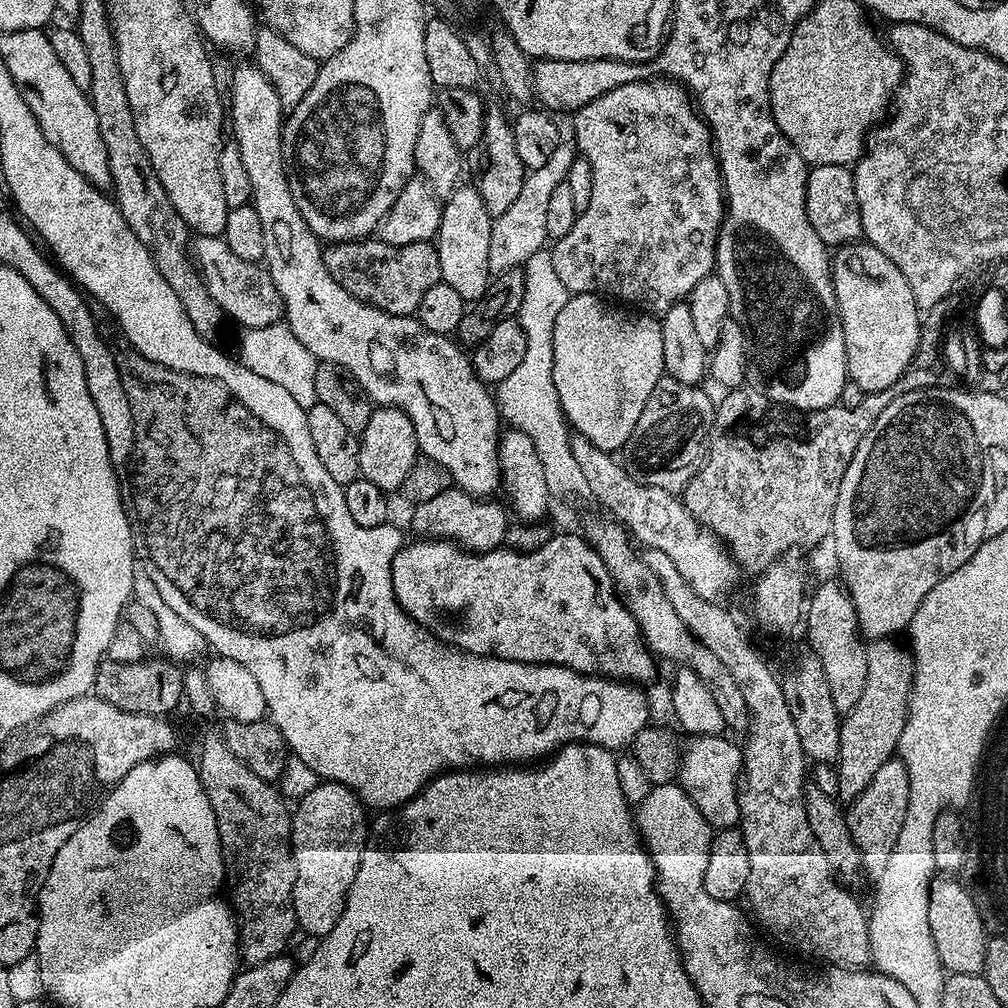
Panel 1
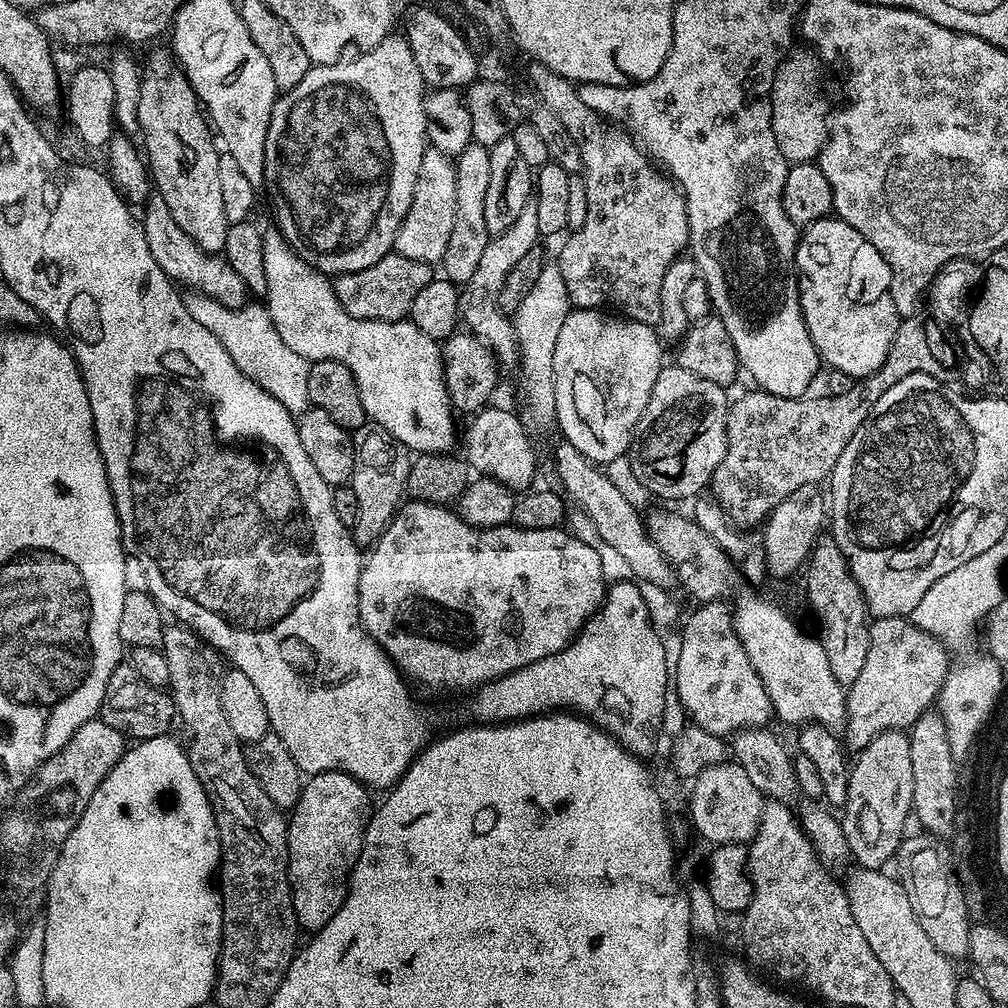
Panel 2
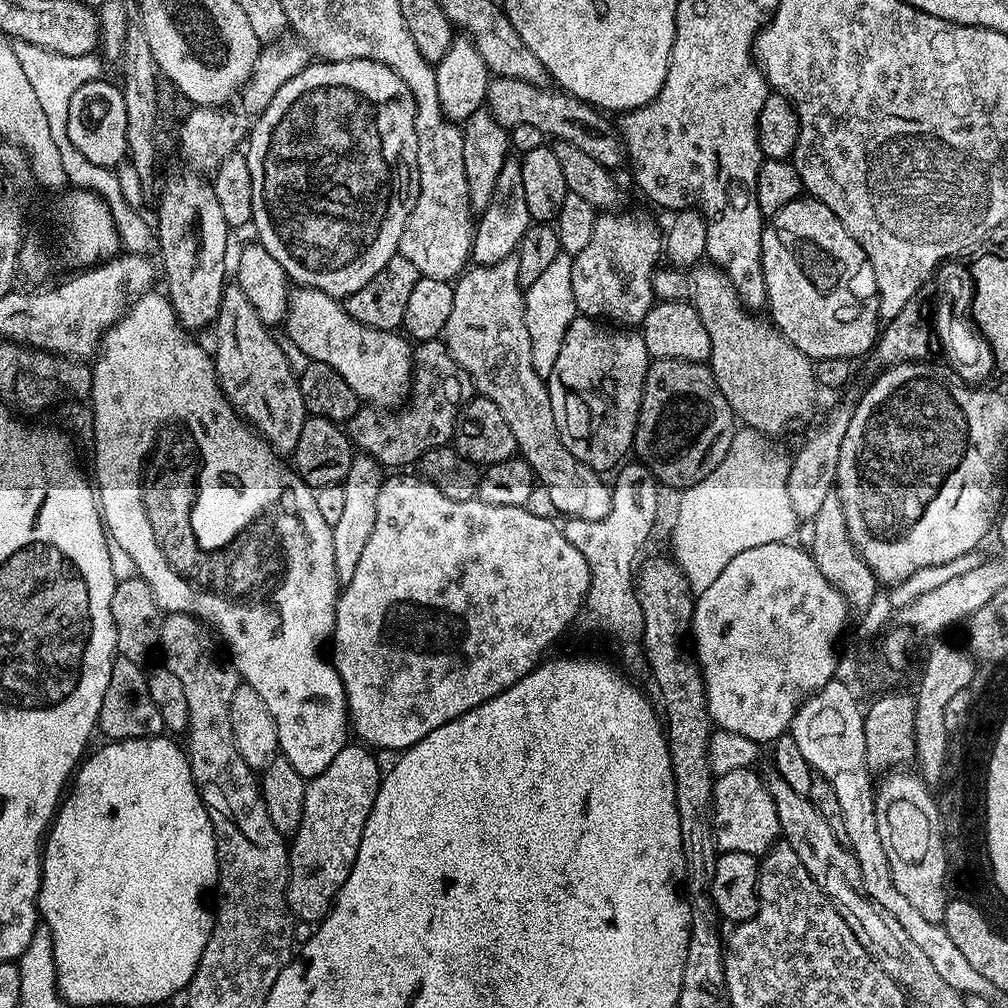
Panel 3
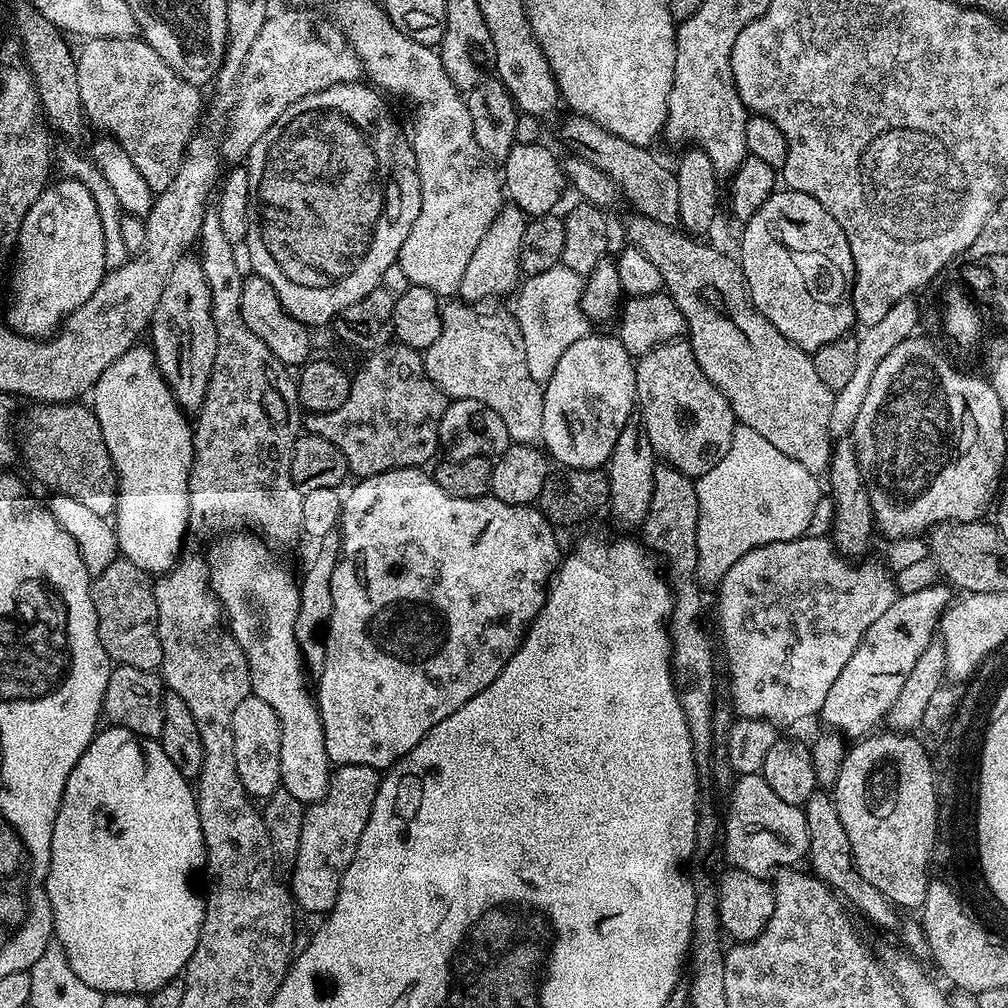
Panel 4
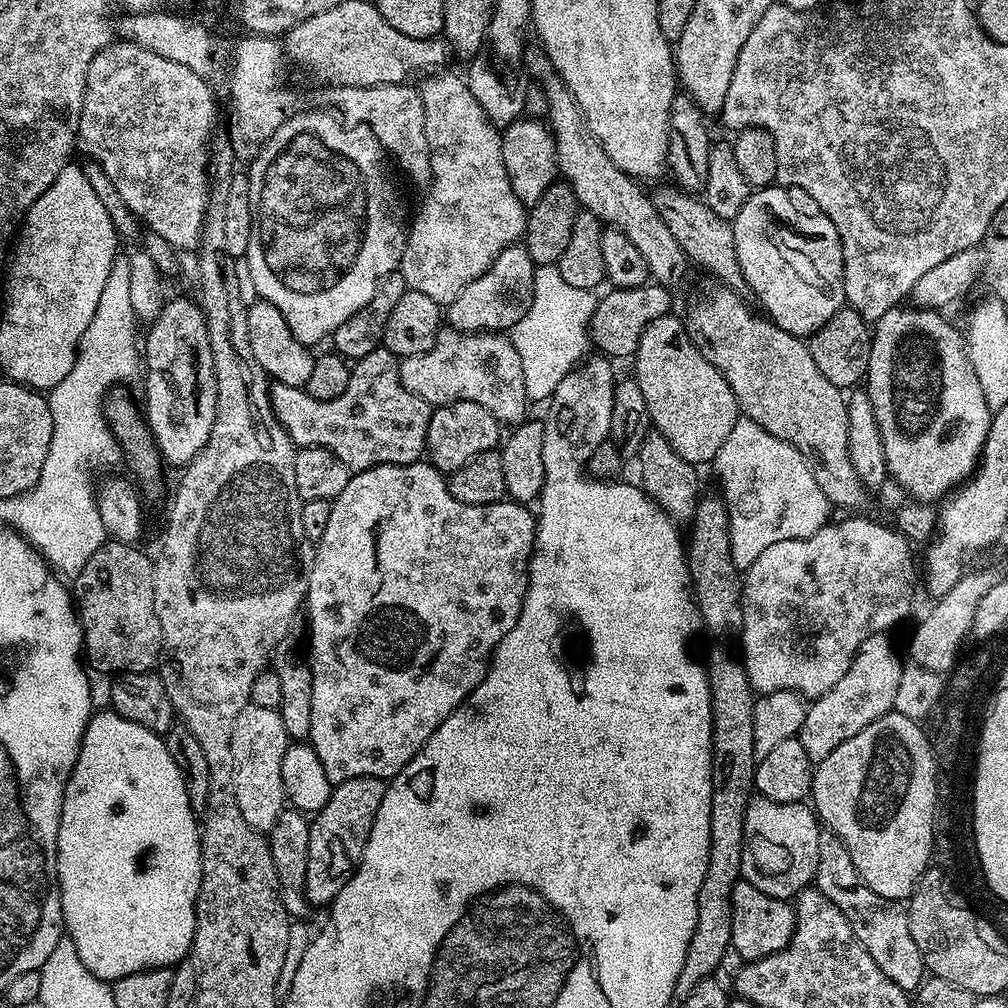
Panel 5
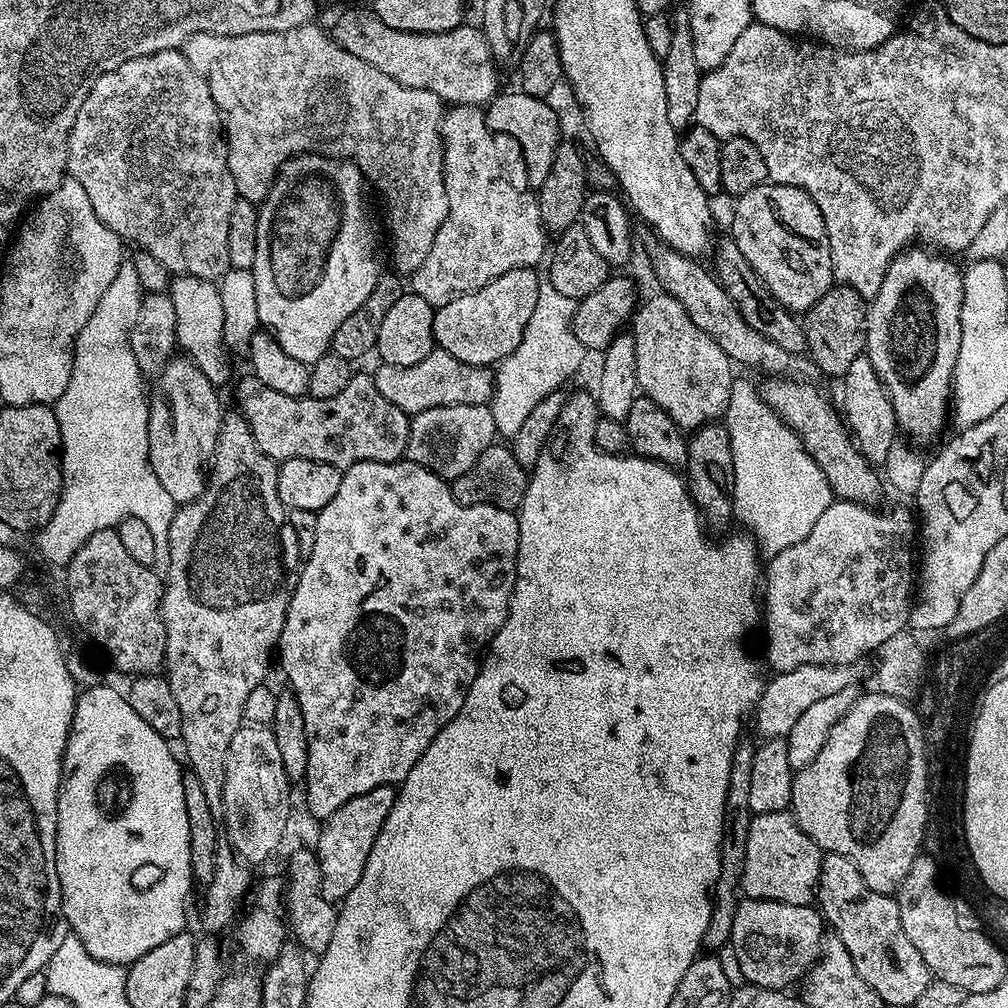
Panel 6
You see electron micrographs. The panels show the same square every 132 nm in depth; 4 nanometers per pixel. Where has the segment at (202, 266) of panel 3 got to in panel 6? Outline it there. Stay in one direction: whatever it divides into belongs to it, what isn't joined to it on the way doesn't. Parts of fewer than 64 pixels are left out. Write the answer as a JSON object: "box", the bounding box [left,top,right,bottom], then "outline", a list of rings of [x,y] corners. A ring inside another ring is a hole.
{"box":[148,358,220,506],"outline":[[[174,358],[155,377],[156,389],[151,389],[148,401],[148,461],[158,478],[162,482],[170,498],[174,498],[177,506],[197,500],[202,494],[206,483],[206,468],[216,449],[218,434],[220,433],[220,400],[216,397],[218,388],[207,380],[202,370],[189,358]]]}

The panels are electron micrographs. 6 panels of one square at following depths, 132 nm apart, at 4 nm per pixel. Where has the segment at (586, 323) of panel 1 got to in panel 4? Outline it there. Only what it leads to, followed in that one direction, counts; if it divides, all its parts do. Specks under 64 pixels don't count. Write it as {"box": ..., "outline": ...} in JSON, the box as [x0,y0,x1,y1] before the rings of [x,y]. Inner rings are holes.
{"box":[542,335,634,470],"outline":[[[619,335],[583,336],[566,350],[566,354],[562,354],[543,390],[542,444],[547,455],[555,463],[557,460],[565,464],[568,470],[599,465],[600,444],[610,446],[618,442],[622,426],[634,416],[634,357],[622,346]]]}

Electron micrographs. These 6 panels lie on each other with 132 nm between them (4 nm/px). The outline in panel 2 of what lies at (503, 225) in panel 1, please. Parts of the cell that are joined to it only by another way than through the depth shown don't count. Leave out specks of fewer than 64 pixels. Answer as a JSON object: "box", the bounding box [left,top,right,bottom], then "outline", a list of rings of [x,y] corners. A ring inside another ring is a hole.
{"box":[460,202,540,366],"outline":[[[529,202],[513,224],[506,230],[502,230],[502,234],[489,239],[482,259],[478,261],[478,266],[474,270],[474,275],[460,288],[460,314],[467,331],[473,336],[480,337],[492,349],[497,361],[504,366],[517,363],[518,349],[515,323],[500,309],[500,291],[506,282],[506,274],[510,274],[515,264],[523,256],[530,254],[532,248],[537,247],[540,239],[538,210],[535,203]]]}

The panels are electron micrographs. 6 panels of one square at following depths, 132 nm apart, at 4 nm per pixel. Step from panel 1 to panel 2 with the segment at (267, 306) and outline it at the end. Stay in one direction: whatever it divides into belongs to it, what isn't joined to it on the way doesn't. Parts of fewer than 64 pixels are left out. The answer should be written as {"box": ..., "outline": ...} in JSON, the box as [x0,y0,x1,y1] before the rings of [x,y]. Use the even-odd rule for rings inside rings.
{"box":[142,191,246,308],"outline":[[[153,191],[142,205],[142,223],[146,234],[146,246],[150,246],[150,254],[154,254],[154,262],[162,266],[162,270],[174,282],[179,281],[185,289],[201,292],[212,299],[216,299],[224,306],[242,308],[246,304],[246,289],[242,278],[234,274],[223,255],[202,252],[189,240],[188,236],[174,222],[162,194]]]}

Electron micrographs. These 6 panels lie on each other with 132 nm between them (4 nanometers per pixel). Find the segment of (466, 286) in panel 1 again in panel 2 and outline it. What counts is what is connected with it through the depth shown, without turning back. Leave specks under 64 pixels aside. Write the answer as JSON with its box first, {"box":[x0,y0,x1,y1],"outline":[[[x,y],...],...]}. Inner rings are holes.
{"box":[442,142,490,286],"outline":[[[475,142],[454,157],[454,227],[442,261],[443,275],[453,284],[462,286],[474,275],[478,261],[490,239],[486,230],[486,190],[490,183],[490,154],[488,148]]]}

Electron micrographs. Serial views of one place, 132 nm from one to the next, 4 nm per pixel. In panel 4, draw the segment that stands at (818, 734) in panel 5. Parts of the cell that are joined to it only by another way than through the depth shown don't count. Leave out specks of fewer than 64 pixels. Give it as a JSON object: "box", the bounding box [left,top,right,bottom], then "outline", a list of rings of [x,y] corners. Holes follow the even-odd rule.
{"box":[818,582,953,738],"outline":[[[944,582],[926,586],[926,590],[897,595],[894,606],[866,630],[862,642],[858,642],[858,650],[854,650],[850,662],[838,673],[834,686],[830,686],[830,694],[826,694],[826,702],[822,702],[818,716],[828,723],[831,731],[845,738],[863,738],[877,727],[879,720],[881,723],[887,717],[894,698],[898,698],[906,682],[906,674],[914,670],[914,662],[918,662],[922,650],[933,643],[938,621],[952,595],[953,589]]]}

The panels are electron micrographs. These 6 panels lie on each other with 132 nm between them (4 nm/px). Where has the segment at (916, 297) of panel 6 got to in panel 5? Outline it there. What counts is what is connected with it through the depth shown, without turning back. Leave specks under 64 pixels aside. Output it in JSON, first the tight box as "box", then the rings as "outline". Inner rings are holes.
{"box":[866,306,993,502],"outline":[[[897,306],[891,308],[882,318],[875,321],[874,339],[868,349],[868,374],[866,377],[866,391],[870,402],[874,406],[874,418],[878,422],[878,434],[882,434],[882,450],[886,452],[886,466],[888,476],[899,484],[905,493],[909,492],[911,499],[916,502],[936,502],[948,495],[957,486],[964,483],[976,471],[980,458],[980,451],[988,437],[988,430],[992,425],[993,409],[988,407],[986,398],[982,394],[982,386],[978,386],[978,376],[974,374],[972,363],[968,361],[968,349],[965,337],[939,311],[931,308],[915,306]]]}

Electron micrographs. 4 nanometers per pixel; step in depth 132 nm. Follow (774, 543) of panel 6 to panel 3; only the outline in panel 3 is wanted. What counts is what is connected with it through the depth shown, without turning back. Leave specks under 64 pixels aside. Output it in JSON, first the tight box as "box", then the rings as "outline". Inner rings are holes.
{"box":[670,427,798,594],"outline":[[[737,427],[734,438],[730,442],[730,450],[726,450],[726,458],[702,478],[694,486],[683,489],[679,493],[680,505],[676,508],[676,525],[672,528],[672,549],[670,555],[676,564],[686,574],[686,582],[690,582],[693,593],[698,594],[708,589],[726,570],[731,560],[742,550],[751,550],[754,546],[766,546],[770,542],[783,544],[791,541],[796,532],[798,517],[790,502],[788,489],[789,457],[779,456],[771,448],[769,437],[763,432],[756,432],[752,428]]]}

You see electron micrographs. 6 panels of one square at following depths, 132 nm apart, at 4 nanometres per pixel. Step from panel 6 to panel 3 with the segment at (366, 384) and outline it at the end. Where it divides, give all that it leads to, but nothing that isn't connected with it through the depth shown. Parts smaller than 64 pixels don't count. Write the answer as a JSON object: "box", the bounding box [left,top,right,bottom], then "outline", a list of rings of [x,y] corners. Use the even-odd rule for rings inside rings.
{"box":[346,339,473,469],"outline":[[[443,339],[421,340],[412,354],[412,387],[406,403],[399,411],[361,406],[354,418],[346,421],[348,438],[363,455],[373,456],[385,469],[407,469],[404,467],[419,462],[426,450],[445,447],[455,437],[460,409],[473,395],[471,374],[458,366]]]}

